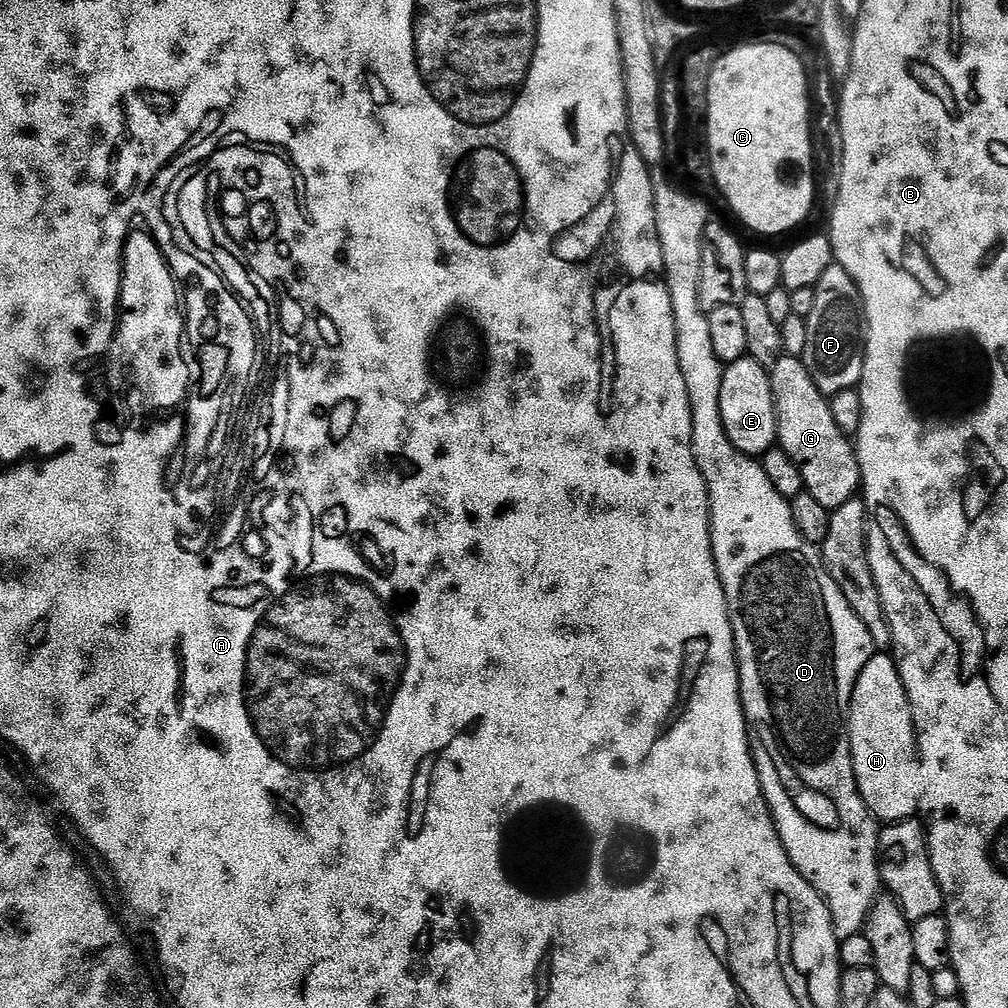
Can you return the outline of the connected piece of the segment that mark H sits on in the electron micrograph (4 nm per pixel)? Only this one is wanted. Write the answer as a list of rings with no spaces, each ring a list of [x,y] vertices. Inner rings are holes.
[[[873,654],[862,666],[856,684],[850,690],[852,701],[846,704],[846,735],[852,751],[852,769],[856,779],[856,790],[864,805],[880,822],[907,820],[917,811],[920,799],[920,762],[916,750],[916,727],[912,724],[912,711],[891,655]]]

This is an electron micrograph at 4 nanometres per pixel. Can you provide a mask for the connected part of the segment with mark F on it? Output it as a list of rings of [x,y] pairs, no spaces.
[[[816,292],[816,301],[804,328],[804,369],[820,395],[833,398],[847,388],[855,389],[864,365],[862,351],[862,312],[857,301],[840,292]]]

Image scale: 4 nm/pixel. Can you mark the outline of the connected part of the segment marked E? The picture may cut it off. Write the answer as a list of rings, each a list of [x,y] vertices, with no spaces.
[[[741,358],[724,368],[720,387],[720,418],[724,423],[724,433],[728,435],[728,443],[745,456],[763,457],[777,443],[776,404],[772,401],[770,372],[763,363]]]

